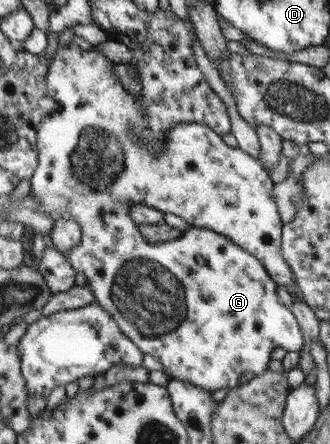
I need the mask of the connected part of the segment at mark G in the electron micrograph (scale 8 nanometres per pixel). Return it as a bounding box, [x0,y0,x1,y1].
[30,41,308,394]

